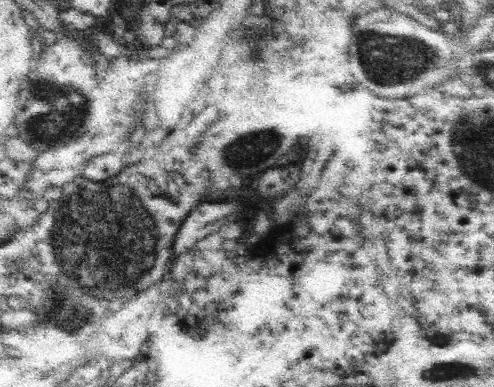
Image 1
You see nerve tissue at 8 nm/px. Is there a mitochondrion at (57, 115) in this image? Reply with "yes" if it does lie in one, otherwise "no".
yes

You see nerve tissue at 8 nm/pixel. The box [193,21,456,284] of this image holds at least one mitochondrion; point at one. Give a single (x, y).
(388, 59)

